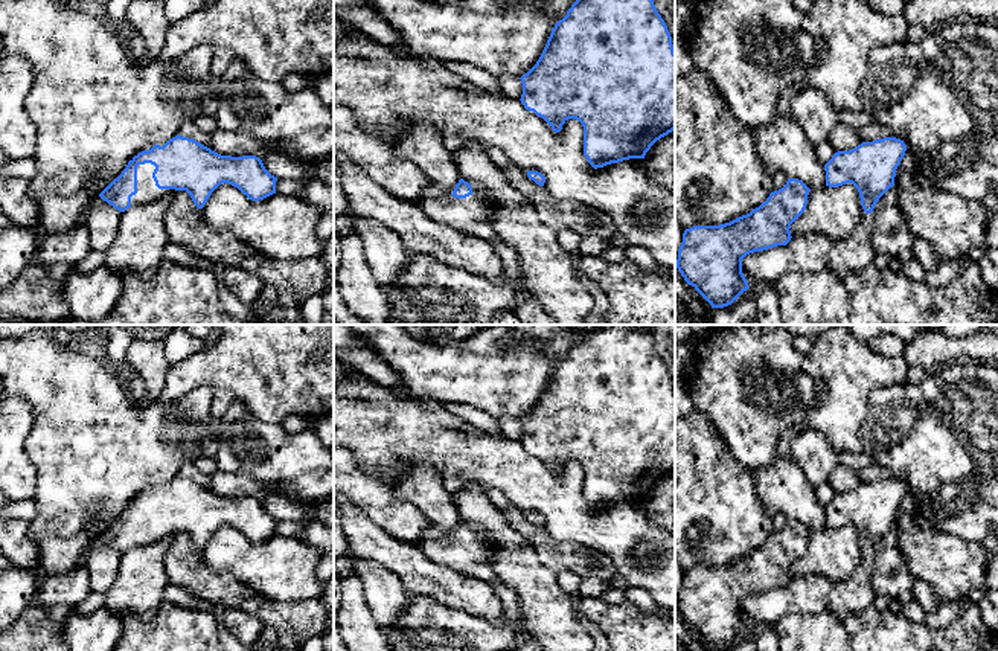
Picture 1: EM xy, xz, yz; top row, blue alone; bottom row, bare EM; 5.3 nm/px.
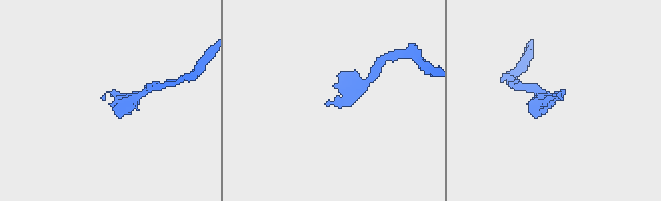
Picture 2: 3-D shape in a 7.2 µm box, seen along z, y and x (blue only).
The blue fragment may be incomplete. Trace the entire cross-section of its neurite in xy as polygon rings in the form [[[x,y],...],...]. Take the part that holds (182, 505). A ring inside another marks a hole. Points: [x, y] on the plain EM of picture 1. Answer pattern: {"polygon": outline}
{"polygon": [[[177,476],[166,485],[148,488],[134,497],[99,538],[125,553],[186,532],[195,547],[203,550],[222,524],[238,529],[248,541],[259,543],[276,535],[276,523],[256,497],[221,497]]]}

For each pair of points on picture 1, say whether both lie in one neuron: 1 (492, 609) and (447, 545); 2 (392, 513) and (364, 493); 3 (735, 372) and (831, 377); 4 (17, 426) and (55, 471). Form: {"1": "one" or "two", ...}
{"1": "two", "2": "one", "3": "two", "4": "two"}

